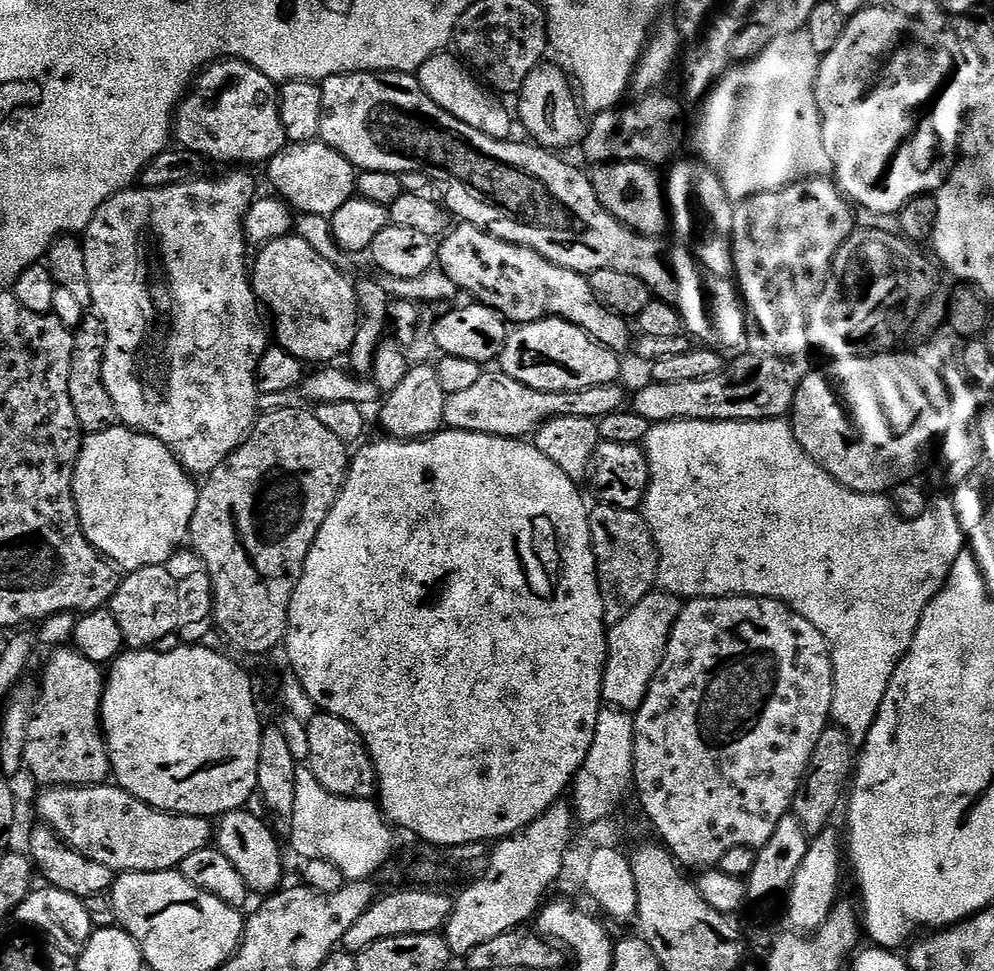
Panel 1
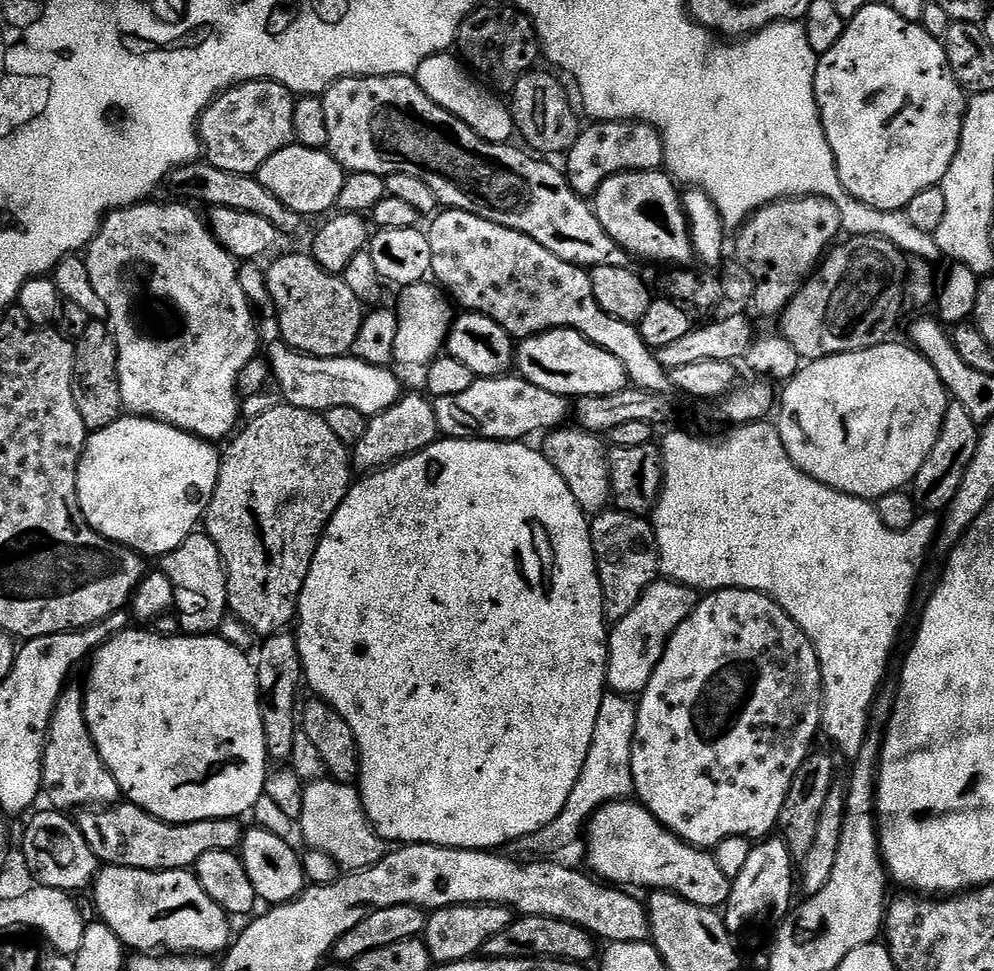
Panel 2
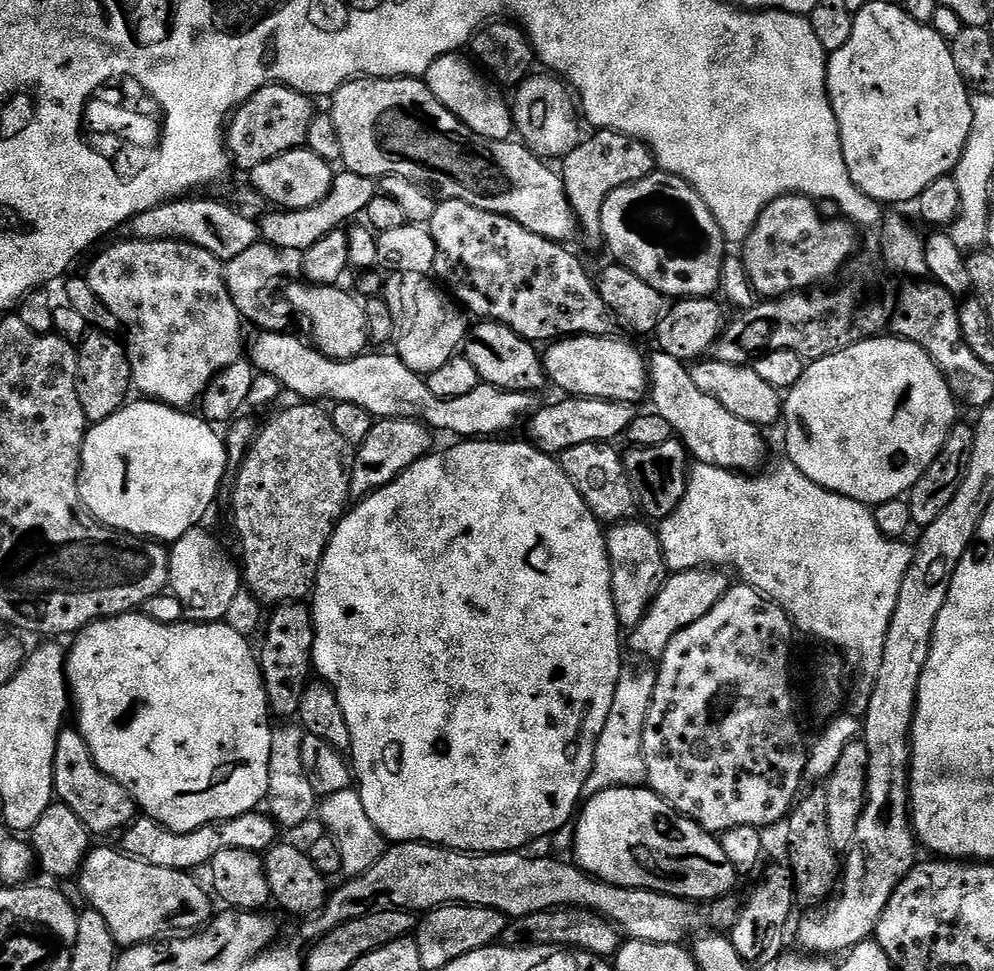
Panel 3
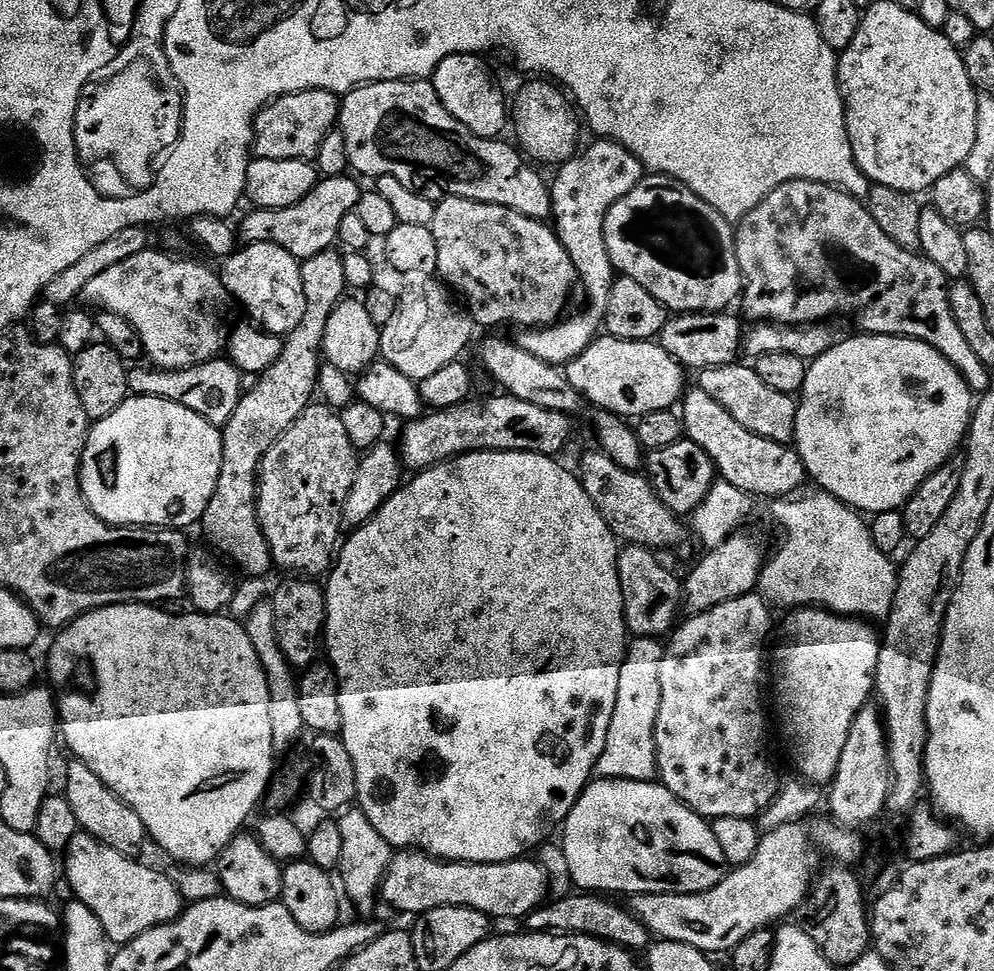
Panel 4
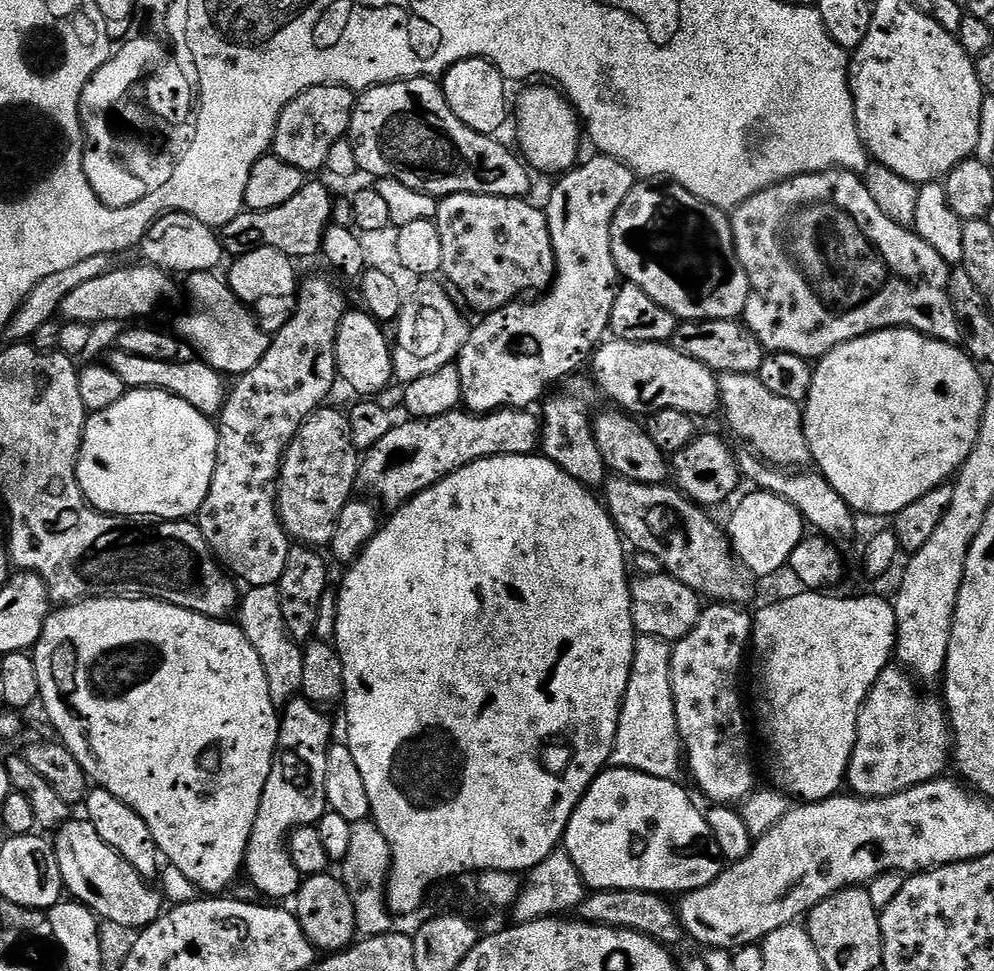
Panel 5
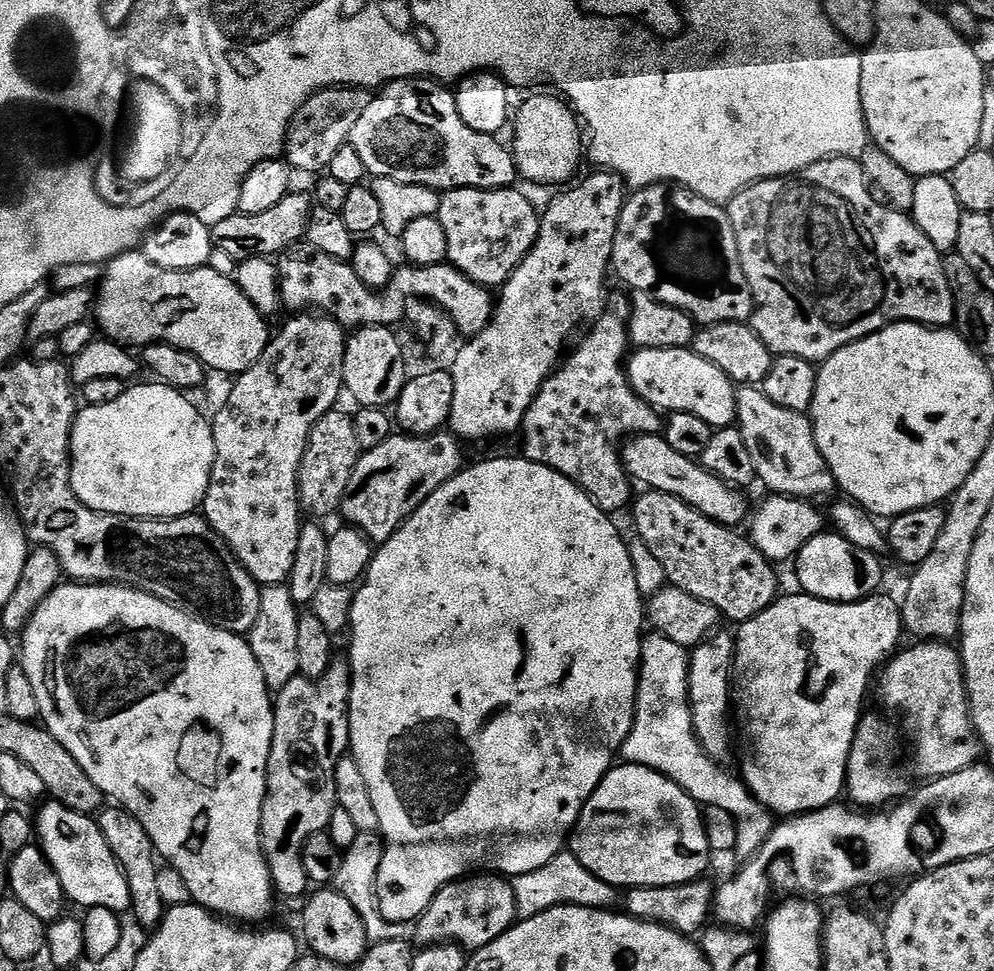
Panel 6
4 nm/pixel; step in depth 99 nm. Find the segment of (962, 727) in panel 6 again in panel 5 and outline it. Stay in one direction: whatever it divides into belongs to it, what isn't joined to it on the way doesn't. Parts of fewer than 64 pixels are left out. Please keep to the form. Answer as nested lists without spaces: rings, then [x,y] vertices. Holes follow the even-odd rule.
[[[889,666],[878,674],[858,714],[856,745],[848,763],[846,784],[855,795],[893,796],[943,777],[950,768],[954,737],[946,705],[943,699],[920,696],[916,687],[917,681],[903,667]]]

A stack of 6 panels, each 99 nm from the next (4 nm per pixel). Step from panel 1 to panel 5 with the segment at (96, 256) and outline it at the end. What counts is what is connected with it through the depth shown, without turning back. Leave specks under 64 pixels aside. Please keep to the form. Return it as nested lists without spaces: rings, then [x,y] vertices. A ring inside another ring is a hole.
[[[139,262],[140,264],[136,264],[133,268],[120,268],[120,266],[113,267],[112,271],[107,272],[106,274],[102,274],[102,278],[93,278],[90,282],[85,282],[84,285],[78,286],[78,290],[73,290],[65,300],[62,301],[62,306],[59,310],[59,315],[63,317],[65,321],[69,320],[82,320],[85,322],[97,322],[96,320],[128,320],[124,322],[132,322],[135,316],[148,316],[152,311],[156,308],[156,303],[159,302],[163,296],[168,296],[172,292],[172,280],[173,277],[169,275],[167,271],[164,271],[160,268],[156,268],[155,265],[147,263],[147,262]]]

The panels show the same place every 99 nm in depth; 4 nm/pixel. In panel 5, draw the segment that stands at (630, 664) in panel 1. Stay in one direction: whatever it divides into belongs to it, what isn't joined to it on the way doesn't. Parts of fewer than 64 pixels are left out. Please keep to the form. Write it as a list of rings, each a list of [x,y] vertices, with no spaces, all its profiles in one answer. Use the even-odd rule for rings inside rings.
[[[752,490],[749,496],[743,496],[735,501],[736,509],[733,510],[728,524],[726,523],[732,551],[753,577],[772,576],[780,567],[783,569],[787,565],[794,550],[806,539],[804,515],[794,506],[790,506],[786,498],[773,492]]]

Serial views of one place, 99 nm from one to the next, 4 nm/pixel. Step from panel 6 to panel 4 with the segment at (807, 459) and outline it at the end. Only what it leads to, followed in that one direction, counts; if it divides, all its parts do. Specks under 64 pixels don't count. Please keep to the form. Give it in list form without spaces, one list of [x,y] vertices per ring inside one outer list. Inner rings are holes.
[[[737,362],[703,369],[699,376],[698,386],[706,390],[706,394],[710,394],[714,402],[718,402],[718,406],[726,406],[726,410],[730,410],[732,417],[741,426],[746,426],[746,430],[762,438],[770,438],[779,444],[791,445],[793,443],[796,435],[797,401],[778,390],[770,390],[770,386],[766,386],[766,382],[758,378],[755,367],[744,362]]]

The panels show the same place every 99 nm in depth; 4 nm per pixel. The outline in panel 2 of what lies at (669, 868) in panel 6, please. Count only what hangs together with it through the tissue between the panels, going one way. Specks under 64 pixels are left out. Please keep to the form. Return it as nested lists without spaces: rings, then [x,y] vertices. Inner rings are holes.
[[[631,799],[617,800],[614,804],[608,804],[605,808],[600,808],[595,816],[592,817],[587,829],[586,829],[586,841],[588,840],[588,860],[592,863],[591,871],[595,873],[597,877],[603,878],[605,881],[611,882],[616,886],[632,886],[628,884],[641,884],[642,887],[648,888],[647,890],[663,890],[666,892],[675,892],[676,895],[683,898],[683,900],[689,900],[694,902],[698,906],[703,908],[710,908],[713,910],[720,910],[728,903],[728,895],[732,892],[732,880],[726,875],[722,874],[722,870],[718,870],[716,865],[716,857],[711,851],[695,848],[692,844],[685,844],[680,837],[674,835],[669,828],[665,828],[663,824],[659,824],[654,818],[654,814],[650,814],[648,809],[639,802],[633,802]]]

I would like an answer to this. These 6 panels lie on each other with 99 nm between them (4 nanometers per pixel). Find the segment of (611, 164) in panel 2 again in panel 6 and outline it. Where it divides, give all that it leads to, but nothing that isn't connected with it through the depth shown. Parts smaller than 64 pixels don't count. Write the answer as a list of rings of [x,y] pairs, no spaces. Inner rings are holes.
[[[592,170],[592,173],[590,173],[581,184],[575,184],[576,183],[573,183],[571,186],[557,191],[560,193],[549,202],[548,209],[546,209],[545,212],[543,209],[542,215],[540,216],[540,233],[536,239],[536,244],[528,251],[526,258],[516,267],[512,277],[499,289],[498,299],[495,301],[494,311],[492,313],[492,321],[490,321],[477,336],[473,336],[467,342],[464,342],[464,345],[460,348],[460,353],[452,360],[450,371],[454,378],[454,402],[450,406],[450,418],[448,419],[447,427],[450,429],[451,435],[459,438],[461,441],[492,440],[495,436],[508,436],[511,432],[519,433],[524,419],[526,418],[526,410],[530,410],[530,406],[534,402],[538,390],[548,380],[549,376],[556,371],[558,365],[561,363],[562,357],[569,347],[568,339],[575,334],[576,327],[578,327],[583,320],[588,320],[587,322],[599,320],[609,307],[608,272],[610,276],[614,234],[618,226],[618,218],[624,209],[626,181],[620,176],[617,176],[614,172]]]

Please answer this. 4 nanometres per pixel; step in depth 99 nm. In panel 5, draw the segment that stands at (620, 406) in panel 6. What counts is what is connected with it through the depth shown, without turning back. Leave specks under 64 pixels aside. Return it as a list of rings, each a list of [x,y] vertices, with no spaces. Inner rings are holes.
[[[580,374],[573,375],[563,385],[564,392],[558,393],[557,396],[549,395],[543,401],[545,404],[540,422],[539,451],[550,462],[554,462],[554,466],[566,470],[566,474],[570,474],[570,478],[574,478],[589,490],[596,490],[605,483],[606,469],[592,429],[594,384],[591,379],[583,380],[582,377],[583,375]]]

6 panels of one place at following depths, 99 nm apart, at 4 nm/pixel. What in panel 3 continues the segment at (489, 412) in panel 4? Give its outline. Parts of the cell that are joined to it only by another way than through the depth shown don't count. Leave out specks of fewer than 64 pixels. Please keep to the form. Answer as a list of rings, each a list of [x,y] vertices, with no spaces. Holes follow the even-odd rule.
[[[568,396],[560,398],[557,404],[549,408],[537,407],[531,416],[527,417],[527,439],[535,444],[539,452],[547,456],[559,458],[563,452],[570,450],[570,446],[582,446],[582,442],[598,442],[606,444],[616,442],[628,431],[630,422],[638,415],[637,405],[623,404],[602,398],[589,398],[589,396]]]

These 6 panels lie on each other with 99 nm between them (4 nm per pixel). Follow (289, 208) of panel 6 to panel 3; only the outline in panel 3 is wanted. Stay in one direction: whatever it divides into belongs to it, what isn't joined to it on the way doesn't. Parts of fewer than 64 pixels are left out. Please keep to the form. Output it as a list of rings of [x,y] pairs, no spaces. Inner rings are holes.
[[[340,170],[333,175],[332,189],[314,206],[306,206],[302,210],[268,210],[264,217],[259,217],[260,240],[281,253],[296,252],[303,254],[307,248],[314,246],[326,234],[343,229],[355,216],[363,217],[368,211],[370,202],[378,194],[378,184],[371,176],[354,174],[347,170]]]

